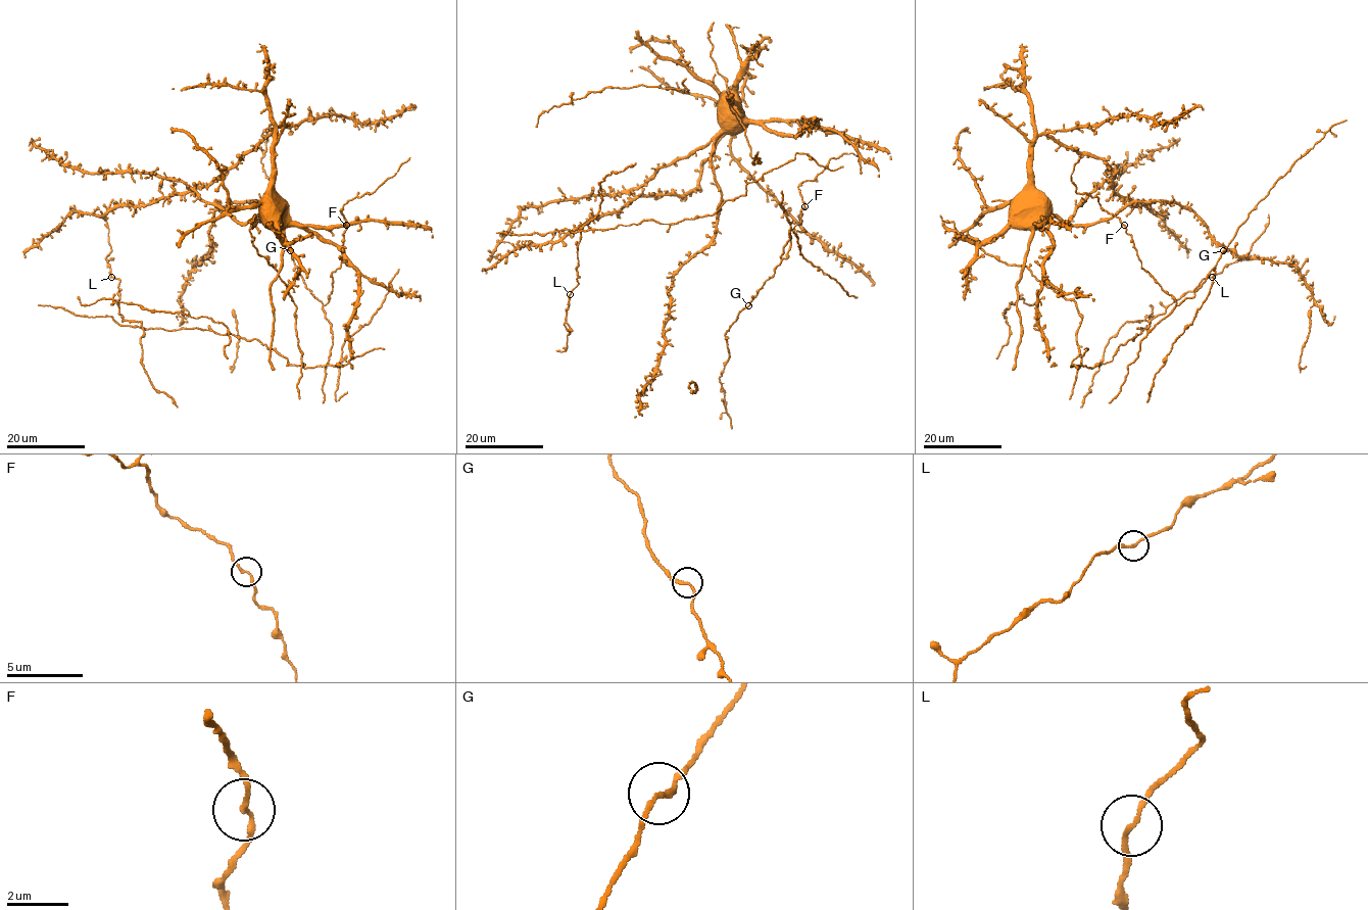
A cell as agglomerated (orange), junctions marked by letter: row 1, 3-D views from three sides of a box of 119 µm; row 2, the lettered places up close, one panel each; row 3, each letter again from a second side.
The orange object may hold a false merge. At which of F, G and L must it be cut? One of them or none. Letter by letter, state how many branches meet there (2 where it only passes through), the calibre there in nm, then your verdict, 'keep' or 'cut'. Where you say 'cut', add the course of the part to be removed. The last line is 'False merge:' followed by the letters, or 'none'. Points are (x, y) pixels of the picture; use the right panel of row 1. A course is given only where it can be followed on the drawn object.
F: 2 branches meet; 160 nm thick; keep
G: 2 branches meet; 160 nm thick; keep
L: 2 branches meet; 150 nm thick; keep
False merge: none

